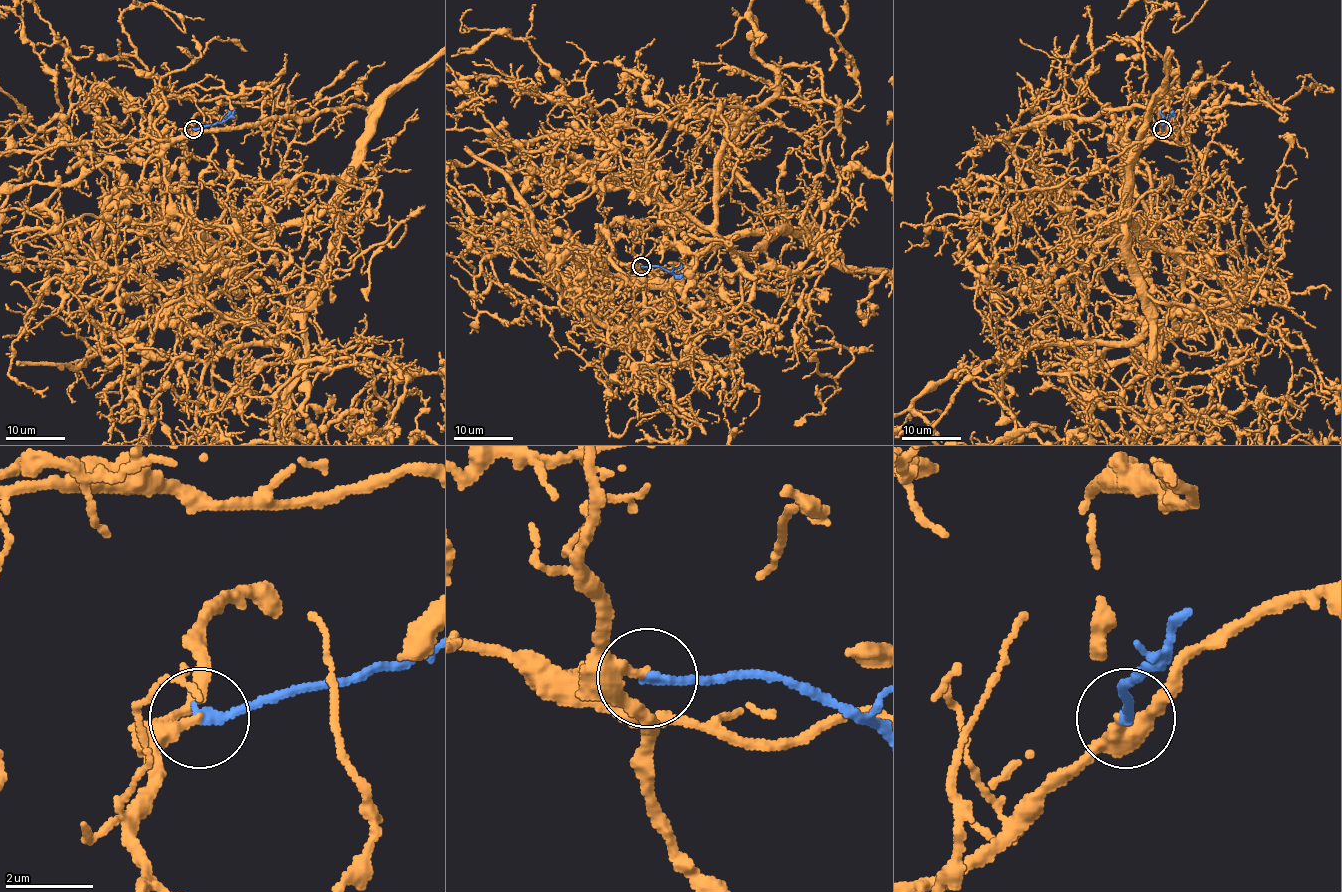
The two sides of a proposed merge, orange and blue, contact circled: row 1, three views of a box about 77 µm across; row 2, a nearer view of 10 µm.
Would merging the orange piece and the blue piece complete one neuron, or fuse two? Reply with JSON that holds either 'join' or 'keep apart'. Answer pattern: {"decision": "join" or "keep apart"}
{"decision": "keep apart"}

